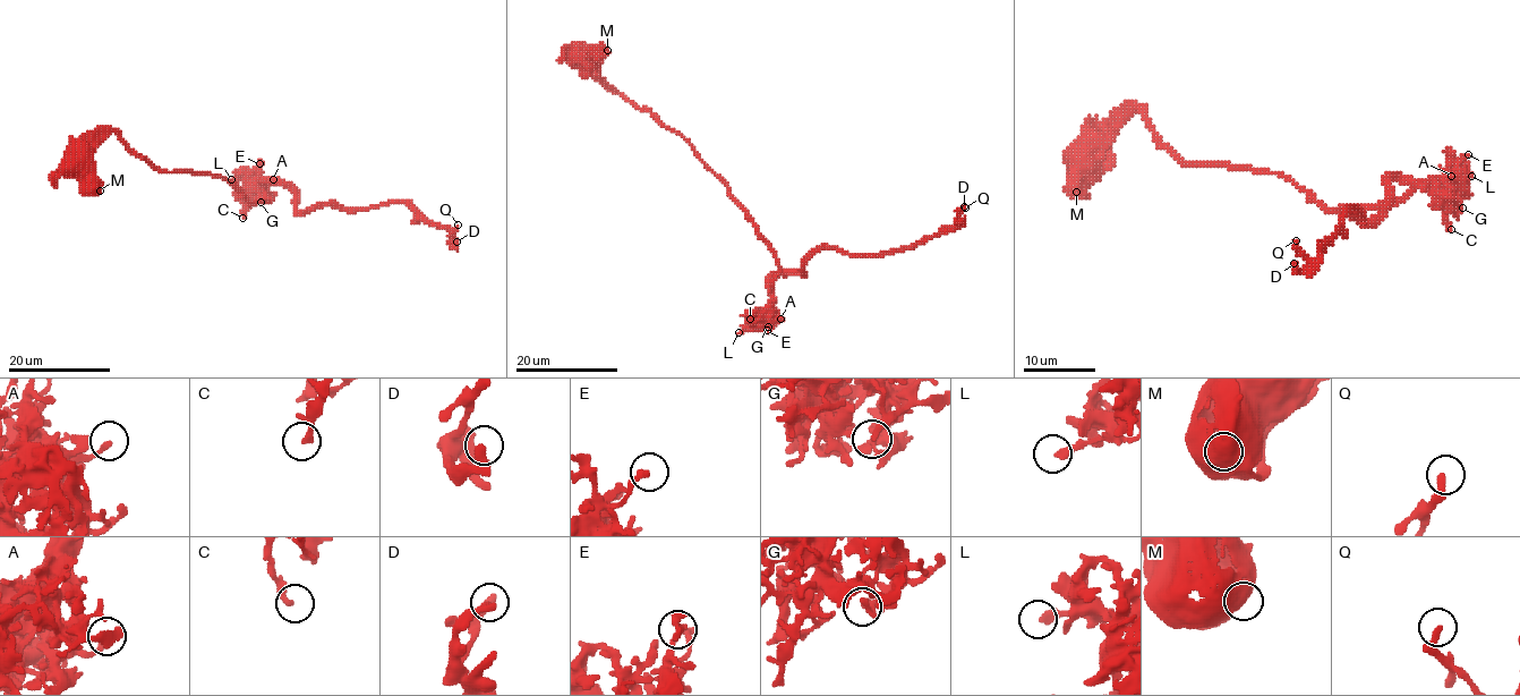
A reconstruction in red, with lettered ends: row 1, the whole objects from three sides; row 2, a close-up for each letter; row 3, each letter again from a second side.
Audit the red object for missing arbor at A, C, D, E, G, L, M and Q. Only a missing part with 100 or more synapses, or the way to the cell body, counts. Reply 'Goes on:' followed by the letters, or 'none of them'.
Goes on: none of them

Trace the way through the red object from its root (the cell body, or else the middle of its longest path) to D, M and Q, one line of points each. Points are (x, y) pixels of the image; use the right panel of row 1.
D: (1083, 160), (1138, 109), (1187, 164), (1328, 210), (1412, 186), (1294, 263)
M: (1083, 160), (1068, 179), (1076, 192)
Q: (1083, 160), (1138, 109), (1187, 164), (1278, 172), (1328, 210), (1412, 186), (1391, 177), (1315, 260), (1296, 240)

